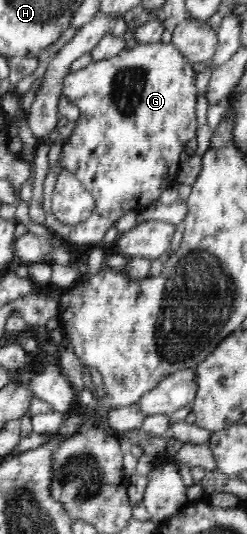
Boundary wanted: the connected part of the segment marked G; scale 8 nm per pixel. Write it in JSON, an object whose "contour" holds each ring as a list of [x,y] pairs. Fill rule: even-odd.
{"contour":[[[163,42],[140,44],[124,49],[108,59],[89,63],[80,71],[70,72],[63,82],[63,95],[68,102],[76,105],[81,112],[77,127],[72,136],[62,143],[58,163],[43,181],[43,209],[46,215],[44,226],[59,239],[71,244],[100,246],[104,235],[114,227],[121,217],[129,211],[144,211],[159,204],[164,189],[176,185],[182,166],[180,155],[187,143],[197,137],[197,88],[193,65],[176,49],[172,43]],[[64,170],[74,177],[90,192],[96,209],[88,219],[81,223],[66,225],[56,219],[52,212],[57,175]]]}

